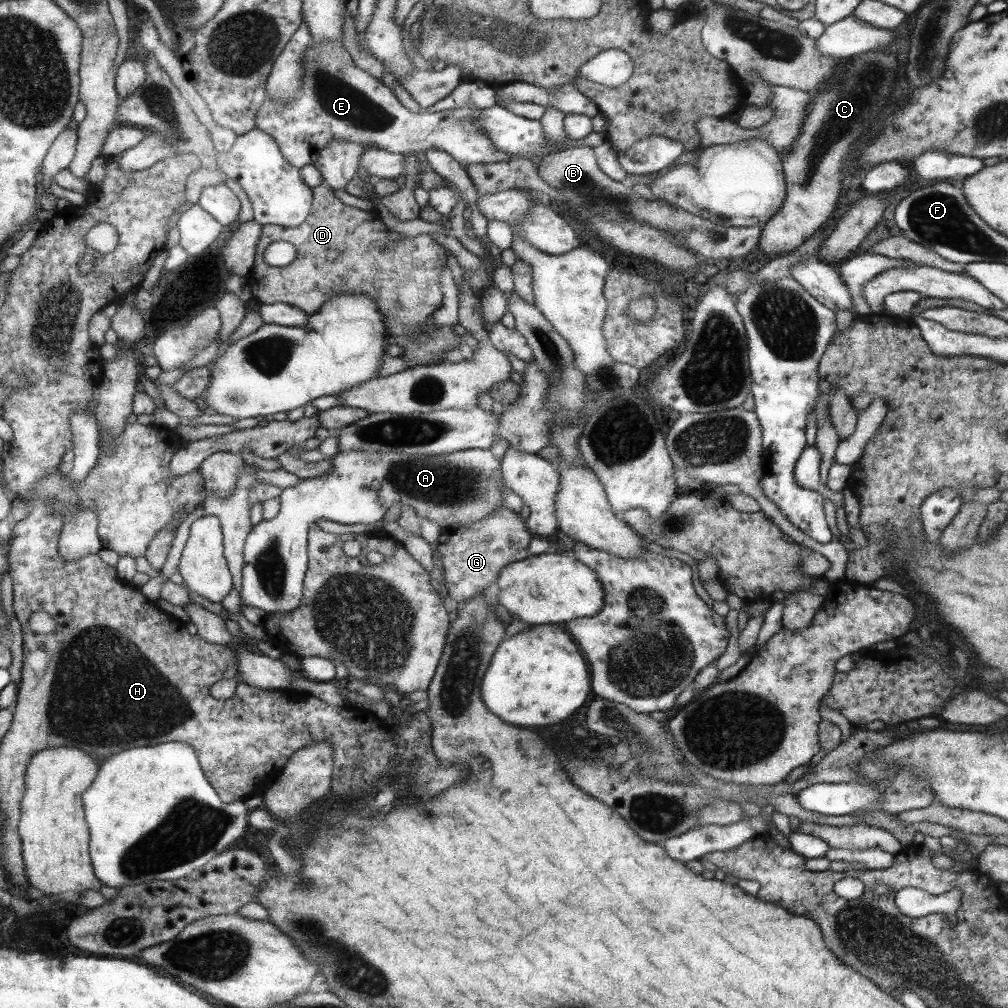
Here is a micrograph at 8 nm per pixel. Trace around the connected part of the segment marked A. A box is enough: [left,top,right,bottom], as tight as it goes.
[240,448,504,614]

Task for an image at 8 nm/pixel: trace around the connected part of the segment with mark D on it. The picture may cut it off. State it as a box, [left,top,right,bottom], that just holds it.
[247,183,457,369]

